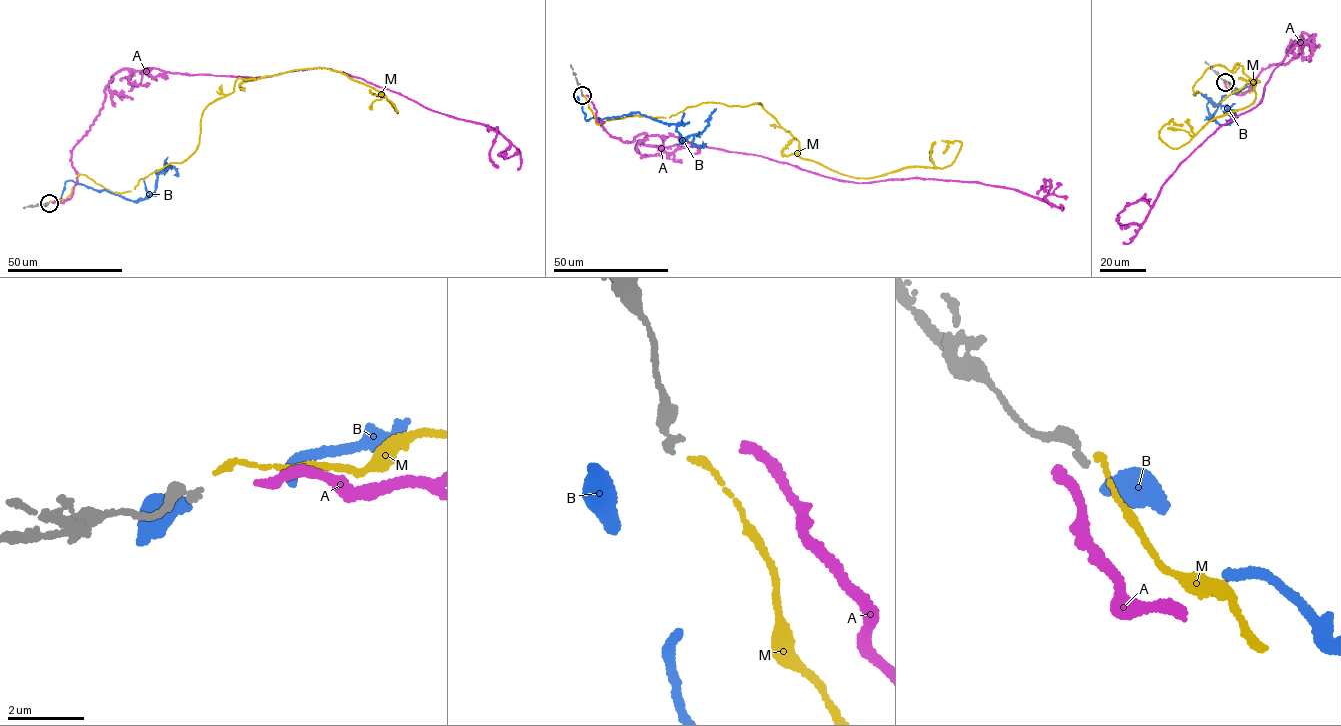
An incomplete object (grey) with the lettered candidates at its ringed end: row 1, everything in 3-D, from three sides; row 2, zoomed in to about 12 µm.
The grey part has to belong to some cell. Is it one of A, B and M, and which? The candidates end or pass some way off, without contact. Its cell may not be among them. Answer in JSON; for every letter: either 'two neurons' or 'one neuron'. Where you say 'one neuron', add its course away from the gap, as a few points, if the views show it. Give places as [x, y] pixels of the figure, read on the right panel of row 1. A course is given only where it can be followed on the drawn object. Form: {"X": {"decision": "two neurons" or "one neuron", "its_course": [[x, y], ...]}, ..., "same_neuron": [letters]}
{"A": {"decision": "two neurons"}, "B": {"decision": "two neurons"}, "M": {"decision": "one neuron", "its_course": [[1226, 81], [1251, 91], [1193, 94], [1241, 66], [1253, 102], [1179, 147], [1159, 137], [1182, 125]]}, "same_neuron": ["M"]}

